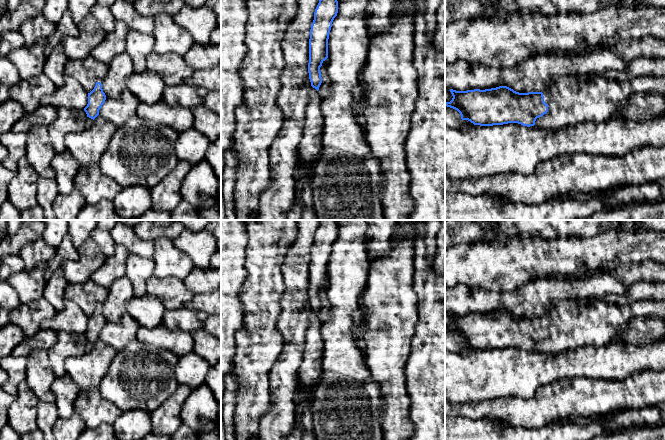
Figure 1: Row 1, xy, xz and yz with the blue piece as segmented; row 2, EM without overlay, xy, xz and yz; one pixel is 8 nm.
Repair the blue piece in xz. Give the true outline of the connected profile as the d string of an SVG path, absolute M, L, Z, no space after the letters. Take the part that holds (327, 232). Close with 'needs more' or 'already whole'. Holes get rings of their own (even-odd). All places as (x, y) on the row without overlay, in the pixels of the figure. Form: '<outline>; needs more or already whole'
M319 220L310 253L308 297L311 312L302 352L302 364L298 372L297 384L301 390L319 384L322 378L323 338L322 323L318 319L322 307L320 291L328 282L328 263L332 246L338 237L336 220Z; needs more

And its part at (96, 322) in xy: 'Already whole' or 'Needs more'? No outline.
Needs more

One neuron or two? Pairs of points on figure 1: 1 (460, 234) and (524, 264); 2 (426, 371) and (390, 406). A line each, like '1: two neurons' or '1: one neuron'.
1: two neurons
2: two neurons

